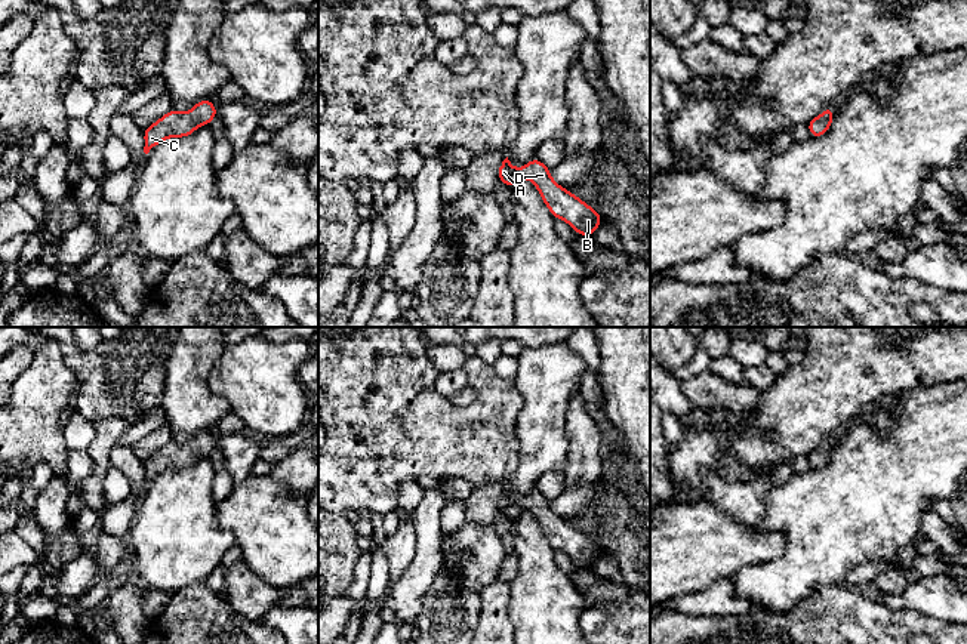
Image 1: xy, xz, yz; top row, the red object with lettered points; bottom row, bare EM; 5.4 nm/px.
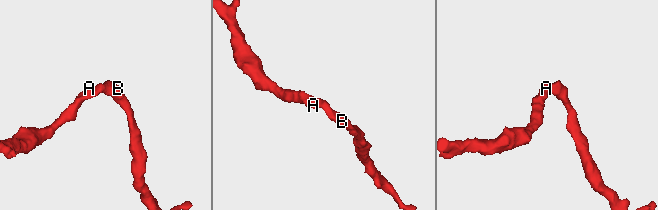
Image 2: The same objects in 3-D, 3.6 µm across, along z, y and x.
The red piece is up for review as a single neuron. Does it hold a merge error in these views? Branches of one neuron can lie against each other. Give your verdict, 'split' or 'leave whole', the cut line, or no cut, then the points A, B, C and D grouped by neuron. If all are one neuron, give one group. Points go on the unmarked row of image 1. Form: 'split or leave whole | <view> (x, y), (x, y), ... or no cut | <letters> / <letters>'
leave whole | no cut | A B C D

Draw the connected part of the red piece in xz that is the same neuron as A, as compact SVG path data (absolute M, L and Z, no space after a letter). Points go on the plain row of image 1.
M506 489L498 500L498 509L508 518L515 518L523 509L530 511L554 551L563 551L582 568L591 568L603 554L589 536L554 512L551 502L538 489L521 500L514 500Z

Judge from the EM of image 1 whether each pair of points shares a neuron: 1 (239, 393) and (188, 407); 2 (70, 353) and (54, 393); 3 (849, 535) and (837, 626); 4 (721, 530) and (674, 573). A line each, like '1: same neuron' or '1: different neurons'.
1: different neurons
2: different neurons
3: different neurons
4: same neuron

